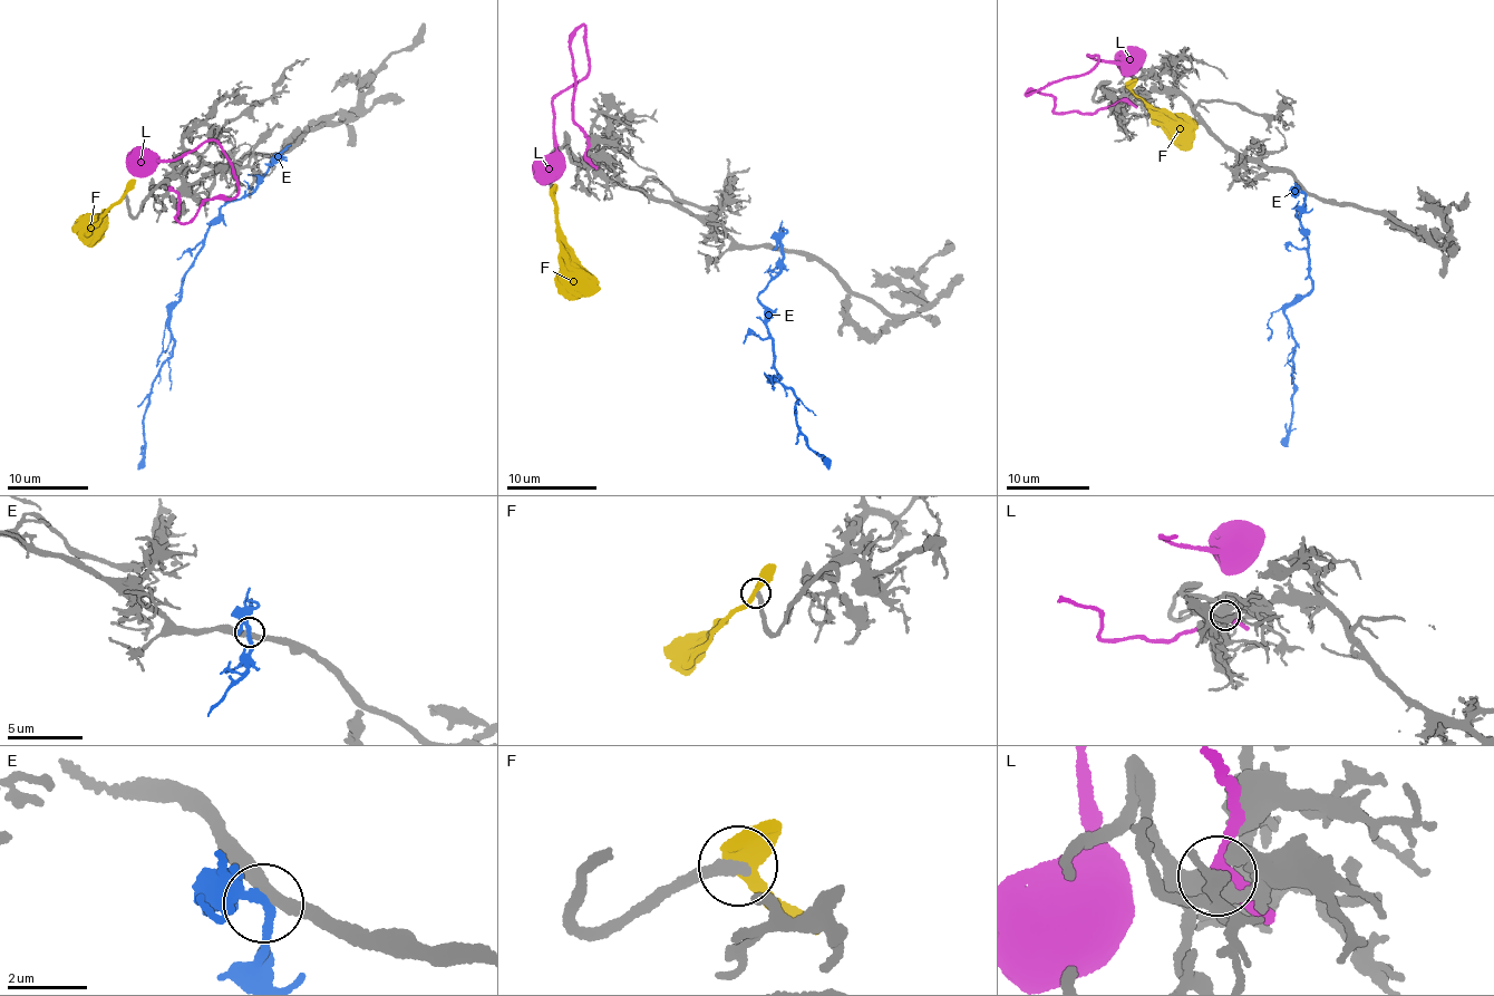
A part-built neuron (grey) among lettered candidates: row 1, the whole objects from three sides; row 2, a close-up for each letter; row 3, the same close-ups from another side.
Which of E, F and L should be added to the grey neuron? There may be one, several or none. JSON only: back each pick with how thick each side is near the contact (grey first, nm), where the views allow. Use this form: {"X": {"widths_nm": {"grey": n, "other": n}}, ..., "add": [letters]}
{"F": {"widths_nm": {"grey": 340, "other": 380}}, "add": ["F"]}

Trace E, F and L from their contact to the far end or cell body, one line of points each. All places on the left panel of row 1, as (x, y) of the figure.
E: (274, 157), (254, 191), (221, 206), (185, 273), (170, 324), (172, 356), (144, 416), (137, 469)
F: (124, 195), (97, 221), (94, 243)
L: (168, 187), (180, 197), (176, 218), (183, 224), (203, 201), (236, 195), (233, 165), (214, 141), (128, 165)

